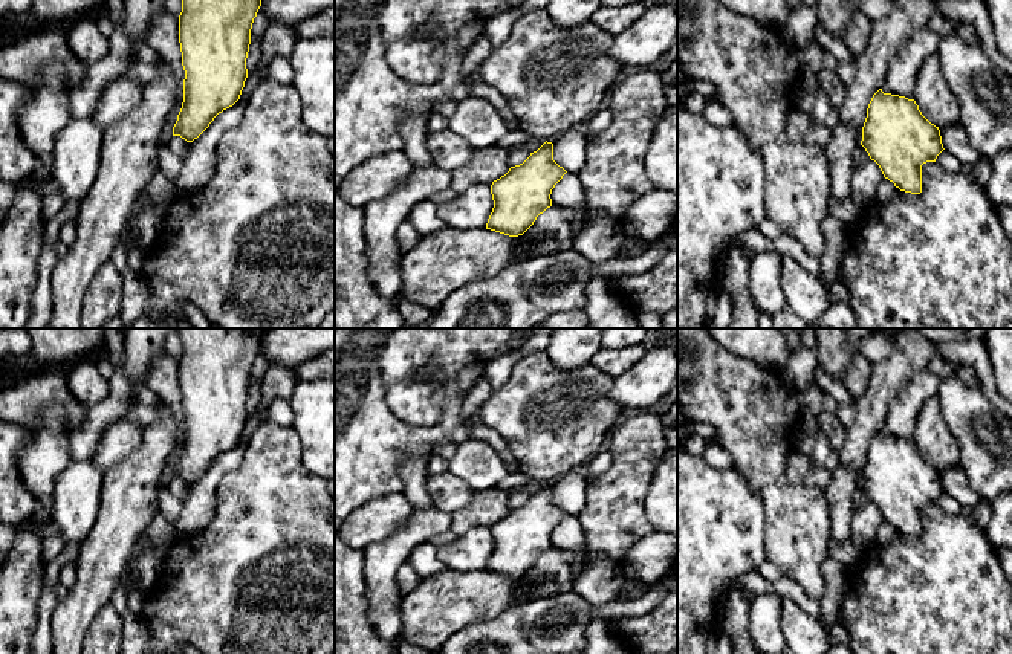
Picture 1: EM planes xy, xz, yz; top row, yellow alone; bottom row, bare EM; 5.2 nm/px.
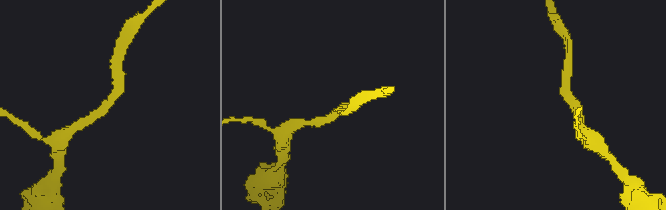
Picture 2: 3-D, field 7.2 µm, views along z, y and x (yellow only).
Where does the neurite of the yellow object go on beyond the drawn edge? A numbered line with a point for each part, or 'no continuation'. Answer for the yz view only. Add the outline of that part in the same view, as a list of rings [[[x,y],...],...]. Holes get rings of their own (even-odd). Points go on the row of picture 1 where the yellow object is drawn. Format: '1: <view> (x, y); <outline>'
no continuation

